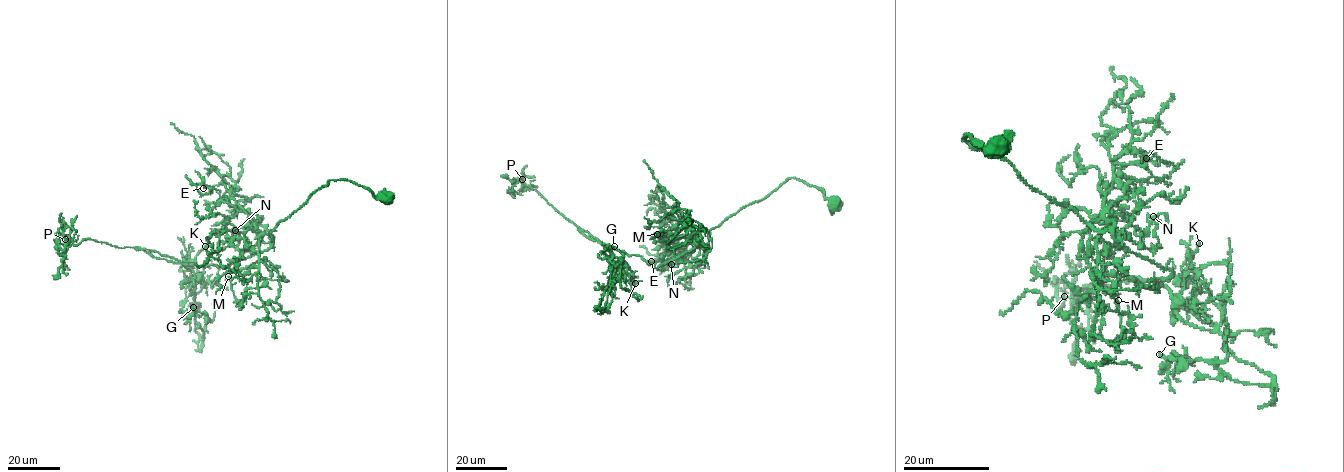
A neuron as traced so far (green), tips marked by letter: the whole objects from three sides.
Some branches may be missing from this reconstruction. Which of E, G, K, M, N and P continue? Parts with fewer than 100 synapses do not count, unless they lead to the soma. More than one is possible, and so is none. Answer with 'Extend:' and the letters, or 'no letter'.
Extend: G

